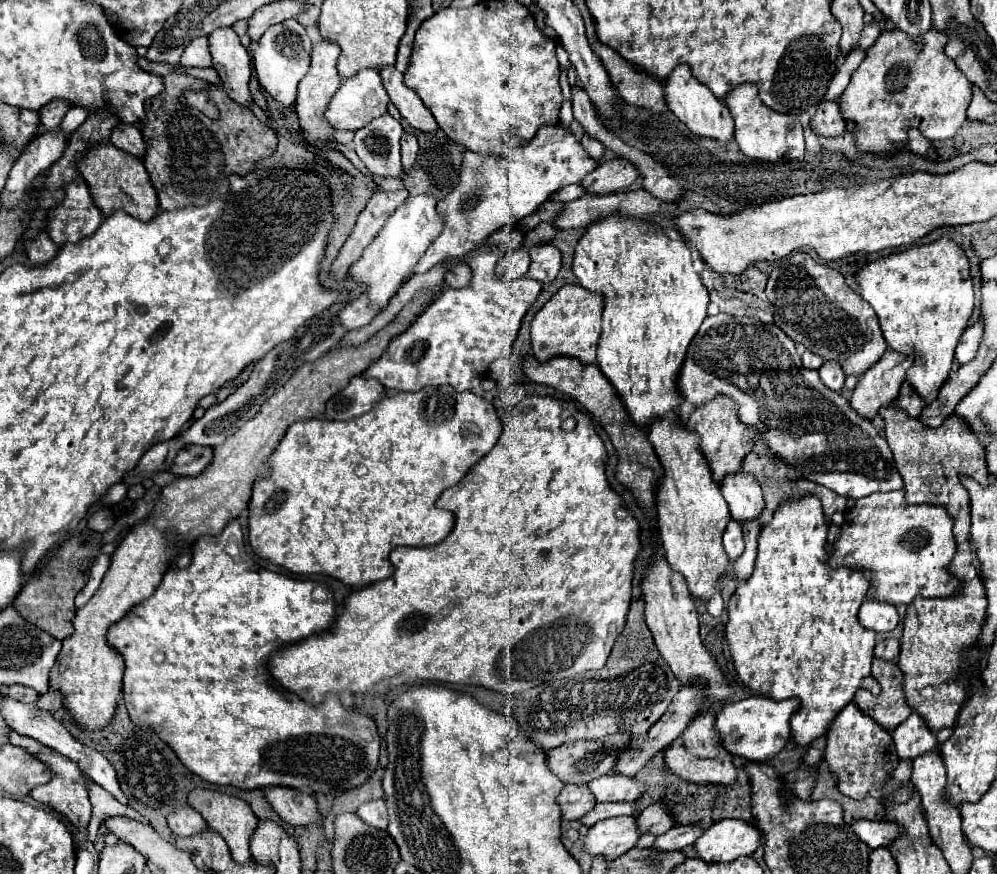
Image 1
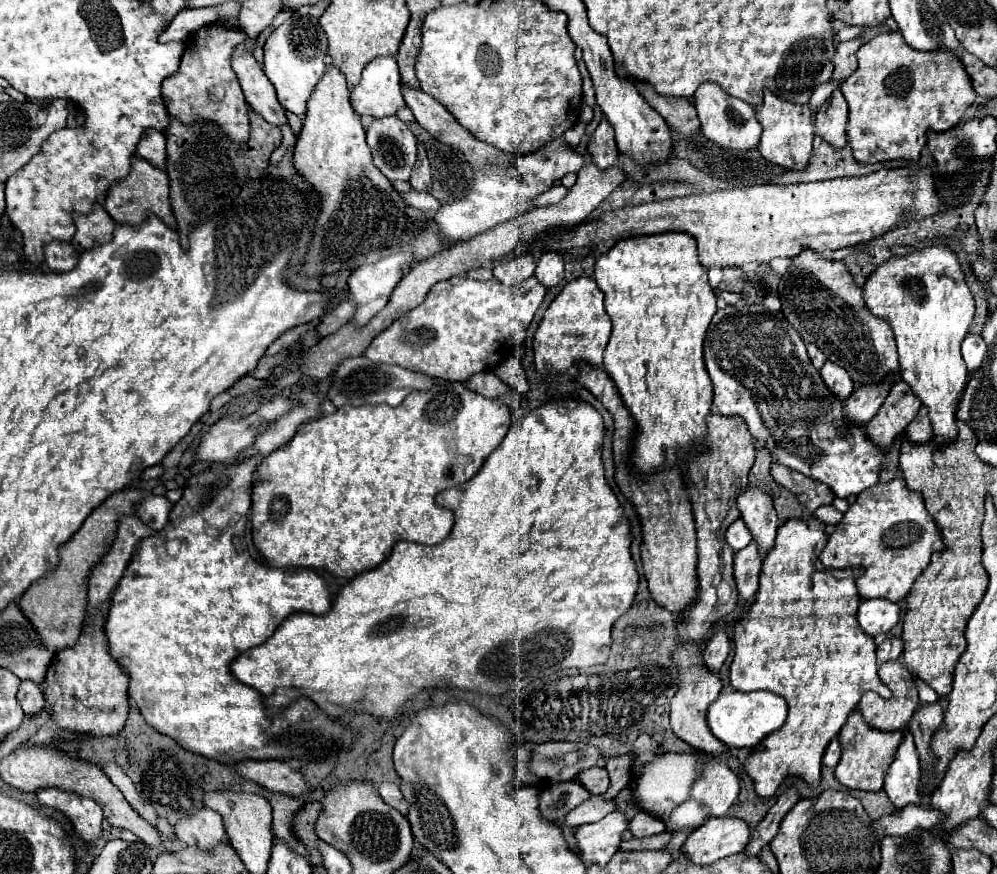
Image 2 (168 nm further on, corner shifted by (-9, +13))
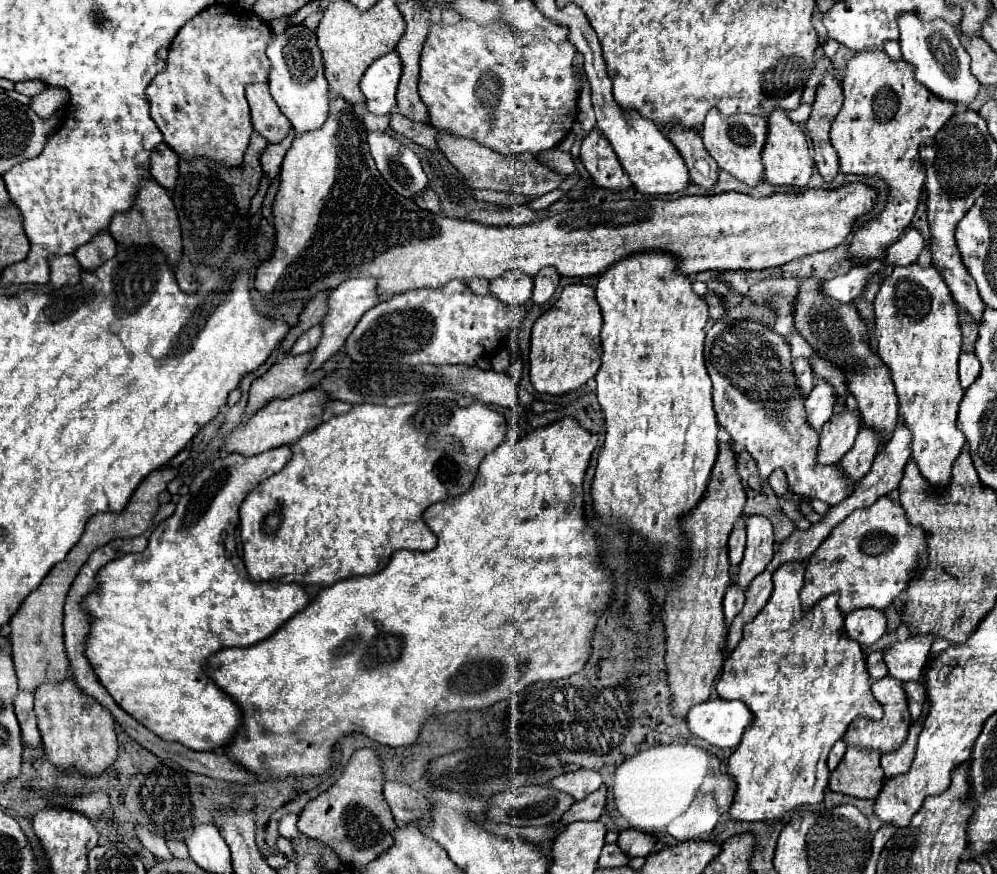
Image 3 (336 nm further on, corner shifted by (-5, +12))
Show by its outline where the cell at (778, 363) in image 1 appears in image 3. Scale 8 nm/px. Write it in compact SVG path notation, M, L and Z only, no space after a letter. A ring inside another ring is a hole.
M717 320L705 336L705 364L713 380L713 406L719 426L731 434L735 444L741 444L755 458L763 478L767 478L773 470L783 468L791 494L817 498L831 506L851 496L853 484L847 476L843 476L841 468L821 466L815 460L819 434L805 422L805 398L799 394L799 388L795 384L791 350L783 336L775 334L769 326L763 326L759 322Z

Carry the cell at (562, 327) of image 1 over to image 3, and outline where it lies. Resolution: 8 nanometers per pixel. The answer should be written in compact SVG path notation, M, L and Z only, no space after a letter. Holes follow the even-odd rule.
M569 284L563 288L559 300L543 314L537 318L531 334L531 354L529 354L529 368L531 368L531 384L537 392L541 394L567 394L573 390L579 390L581 386L591 380L599 366L601 366L601 340L599 332L603 326L601 310L595 298L595 290L585 286L585 284Z

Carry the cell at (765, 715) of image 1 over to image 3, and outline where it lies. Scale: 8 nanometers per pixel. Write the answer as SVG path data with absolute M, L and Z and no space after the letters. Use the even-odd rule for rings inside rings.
M707 700L687 712L689 730L719 748L735 748L741 742L745 728L751 724L751 710L743 702Z

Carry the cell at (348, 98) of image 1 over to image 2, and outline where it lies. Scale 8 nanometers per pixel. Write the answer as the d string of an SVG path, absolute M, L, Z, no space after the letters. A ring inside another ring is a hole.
M375 57L363 69L363 79L351 87L351 105L359 115L385 117L405 107L399 67L393 57Z

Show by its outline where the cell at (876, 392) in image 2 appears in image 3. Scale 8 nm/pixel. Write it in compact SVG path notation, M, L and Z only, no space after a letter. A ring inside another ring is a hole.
M843 410L839 416L833 416L825 422L819 434L819 450L817 462L819 464L839 464L841 458L851 450L855 436L859 434L859 414L851 410Z

